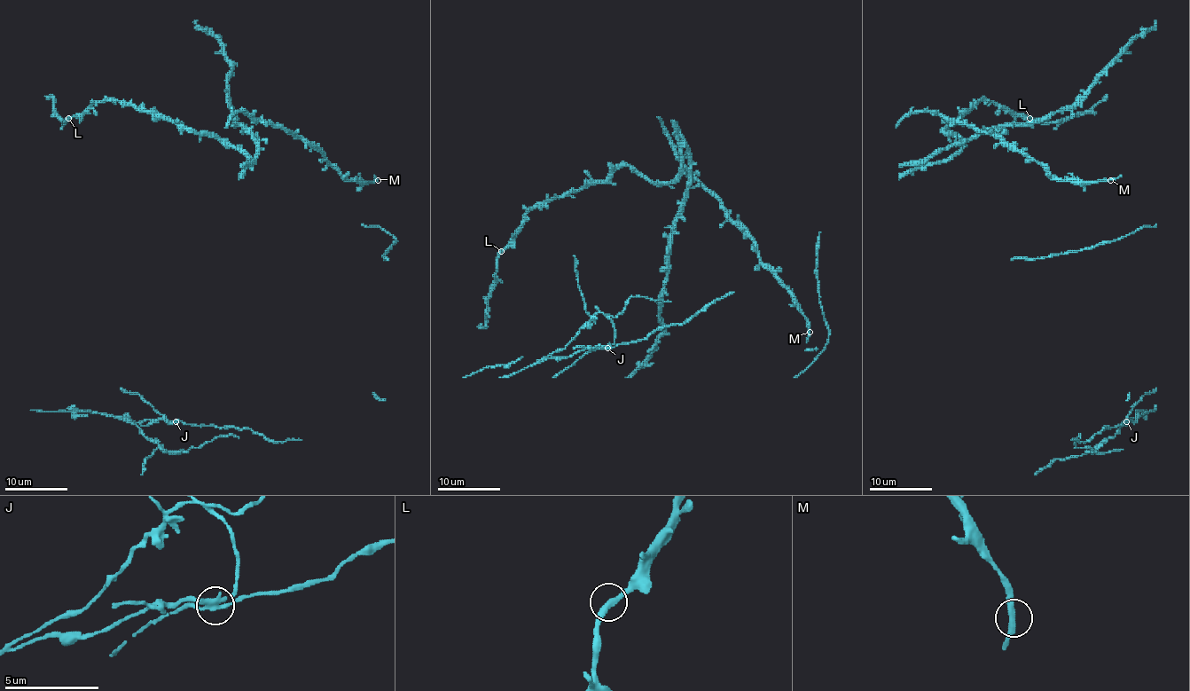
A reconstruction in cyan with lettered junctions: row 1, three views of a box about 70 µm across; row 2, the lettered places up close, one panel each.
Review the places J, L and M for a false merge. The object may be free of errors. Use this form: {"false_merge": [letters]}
{"false_merge": ["J"]}

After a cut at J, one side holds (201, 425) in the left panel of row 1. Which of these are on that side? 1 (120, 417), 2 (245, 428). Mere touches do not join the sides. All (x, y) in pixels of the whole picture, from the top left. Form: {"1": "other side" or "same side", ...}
{"1": "other side", "2": "same side"}

